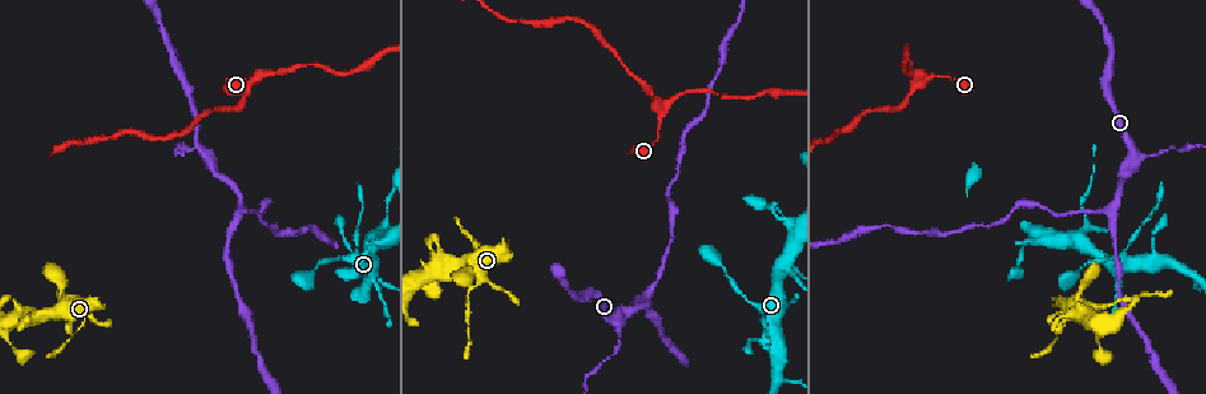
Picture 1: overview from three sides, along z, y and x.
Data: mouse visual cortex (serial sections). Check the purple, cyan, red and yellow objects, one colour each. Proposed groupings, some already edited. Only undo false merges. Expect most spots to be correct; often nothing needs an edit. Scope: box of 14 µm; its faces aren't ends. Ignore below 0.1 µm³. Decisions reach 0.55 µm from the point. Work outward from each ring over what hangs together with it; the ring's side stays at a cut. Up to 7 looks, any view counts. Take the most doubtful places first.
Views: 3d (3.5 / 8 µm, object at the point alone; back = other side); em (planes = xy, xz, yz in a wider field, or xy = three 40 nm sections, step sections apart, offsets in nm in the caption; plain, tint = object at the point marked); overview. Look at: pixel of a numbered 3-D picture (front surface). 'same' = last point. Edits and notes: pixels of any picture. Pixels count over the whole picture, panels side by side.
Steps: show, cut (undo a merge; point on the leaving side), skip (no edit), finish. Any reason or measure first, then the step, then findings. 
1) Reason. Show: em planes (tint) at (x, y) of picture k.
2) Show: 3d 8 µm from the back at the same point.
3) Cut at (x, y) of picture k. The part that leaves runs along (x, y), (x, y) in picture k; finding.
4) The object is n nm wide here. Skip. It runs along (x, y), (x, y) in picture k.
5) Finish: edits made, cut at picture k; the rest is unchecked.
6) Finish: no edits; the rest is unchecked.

Sudden change in width. Show: 3d 8 µm from the back at (315, 270) of picture 1.

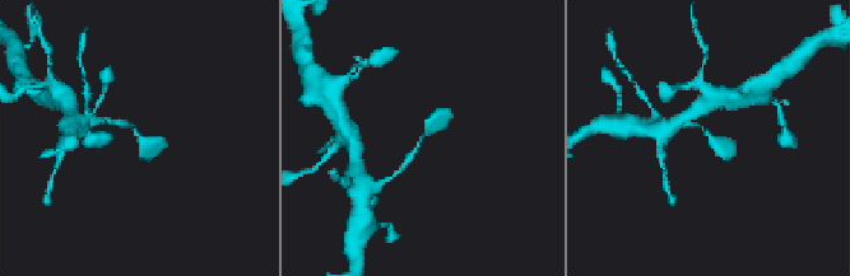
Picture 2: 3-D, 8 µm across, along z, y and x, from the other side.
Show: 3d 3.5 µm at (419, 136) of picture 2.

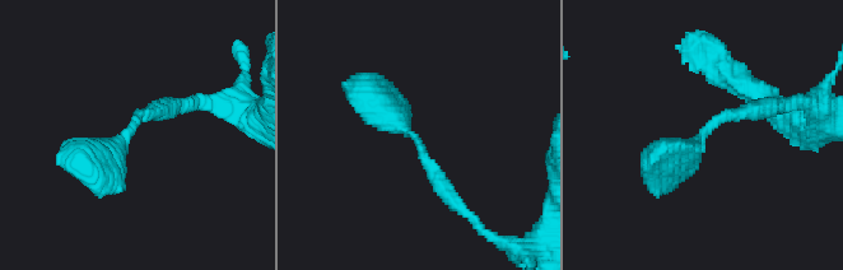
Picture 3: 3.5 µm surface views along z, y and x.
Show: em planes (tint) at (415, 138) of picture 3.

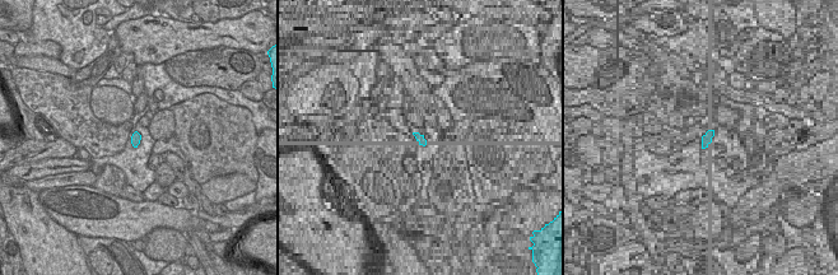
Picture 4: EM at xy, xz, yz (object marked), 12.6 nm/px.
Skip. It runs along (456, 204), (417, 139), (362, 83) in picture 3; one cell here.

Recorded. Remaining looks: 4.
Branch point. Show: em xy step 1 (tint) at (614, 322) of picture 1.

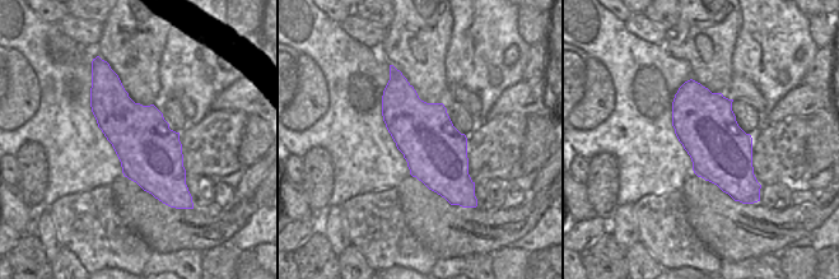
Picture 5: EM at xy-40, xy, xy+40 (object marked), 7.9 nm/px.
See where the arms go. Show: 3d 3.5 µm at the same point.

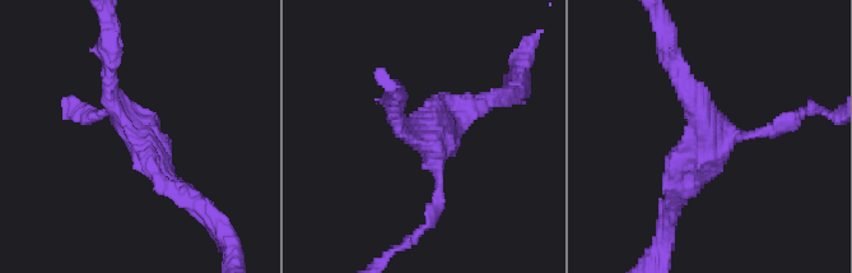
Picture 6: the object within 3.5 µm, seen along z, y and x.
The arms are 150, 200, 250 nm wide. Skip. It runs along (110, 66), (110, 102), (192, 197) in picture 6; one cell here.

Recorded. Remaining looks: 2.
A narrow waist. Show: 3d 3.5 µm at (1196, 147) of picture 1.

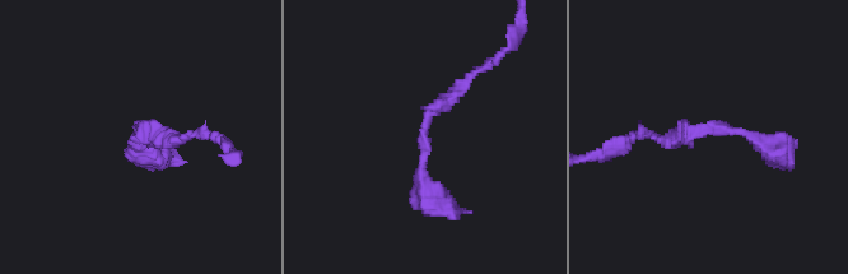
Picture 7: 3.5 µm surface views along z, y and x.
The arms are 150, 150 nm wide. Show: em planes (tint) at (136, 126) of picture 7.

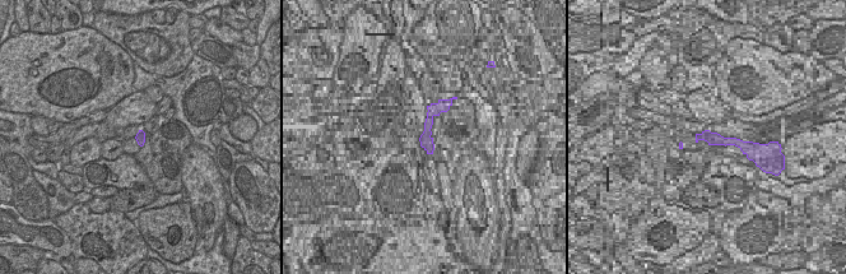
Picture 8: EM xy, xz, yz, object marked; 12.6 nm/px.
The object is 130 nm wide here. Skip. It runs along (474, 75), (427, 117), (423, 180), (442, 186) in picture 7; one cell here.

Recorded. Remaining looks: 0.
Finish: no edits; the rest is unchecked.

